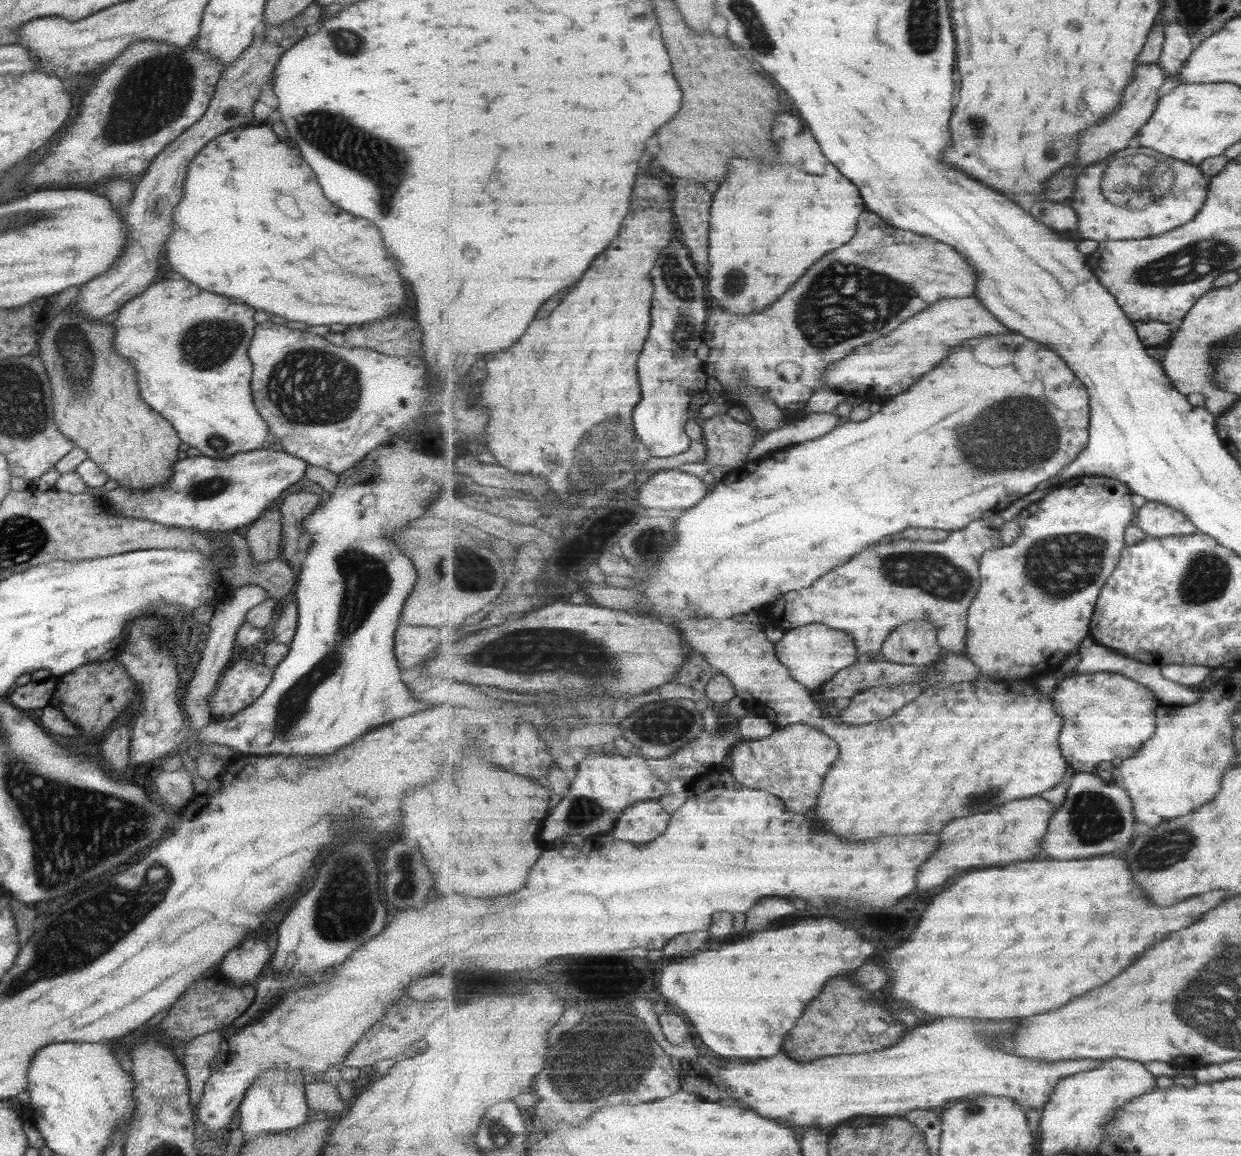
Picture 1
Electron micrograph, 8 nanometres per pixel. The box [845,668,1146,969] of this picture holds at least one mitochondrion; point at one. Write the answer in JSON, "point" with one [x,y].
{"point":[1094,818]}

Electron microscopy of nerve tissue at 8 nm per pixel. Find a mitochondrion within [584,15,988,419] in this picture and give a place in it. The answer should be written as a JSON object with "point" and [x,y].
{"point":[849,301]}

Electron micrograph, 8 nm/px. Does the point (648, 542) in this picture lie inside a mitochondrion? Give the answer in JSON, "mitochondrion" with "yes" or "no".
{"mitochondrion":"yes"}

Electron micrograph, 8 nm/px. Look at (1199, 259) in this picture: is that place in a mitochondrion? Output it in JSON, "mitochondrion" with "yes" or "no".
{"mitochondrion":"yes"}

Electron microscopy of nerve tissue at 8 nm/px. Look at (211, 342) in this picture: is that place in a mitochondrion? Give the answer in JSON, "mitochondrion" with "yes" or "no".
{"mitochondrion":"yes"}

